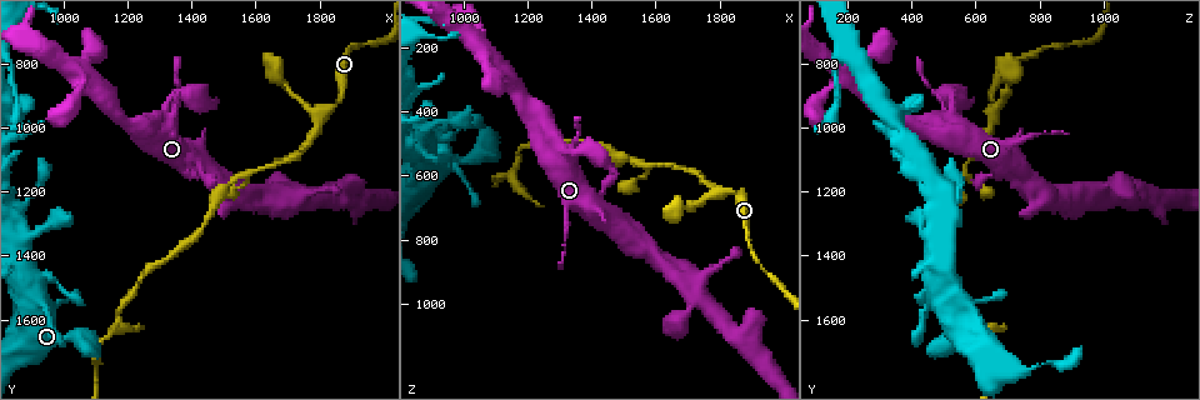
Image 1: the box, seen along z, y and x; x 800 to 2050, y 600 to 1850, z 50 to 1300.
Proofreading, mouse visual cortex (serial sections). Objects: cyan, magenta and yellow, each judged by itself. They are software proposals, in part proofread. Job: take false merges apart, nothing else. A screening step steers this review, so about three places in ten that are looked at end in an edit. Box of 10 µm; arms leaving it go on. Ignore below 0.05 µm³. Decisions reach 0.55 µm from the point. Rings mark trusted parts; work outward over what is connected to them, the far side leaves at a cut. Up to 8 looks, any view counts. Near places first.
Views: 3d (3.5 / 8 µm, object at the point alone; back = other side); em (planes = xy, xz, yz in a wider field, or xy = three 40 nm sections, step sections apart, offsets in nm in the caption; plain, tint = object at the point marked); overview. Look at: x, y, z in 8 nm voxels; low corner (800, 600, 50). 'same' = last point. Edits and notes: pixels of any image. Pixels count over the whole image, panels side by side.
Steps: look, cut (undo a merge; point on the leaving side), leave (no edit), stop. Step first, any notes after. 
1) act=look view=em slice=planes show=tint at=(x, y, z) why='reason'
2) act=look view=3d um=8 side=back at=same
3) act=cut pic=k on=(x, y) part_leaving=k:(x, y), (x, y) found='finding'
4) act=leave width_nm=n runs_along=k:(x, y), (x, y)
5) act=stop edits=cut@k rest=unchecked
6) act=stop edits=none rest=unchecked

act=look view=3d um=3.5 at=(1800, 960, 660) why='three arms meet'

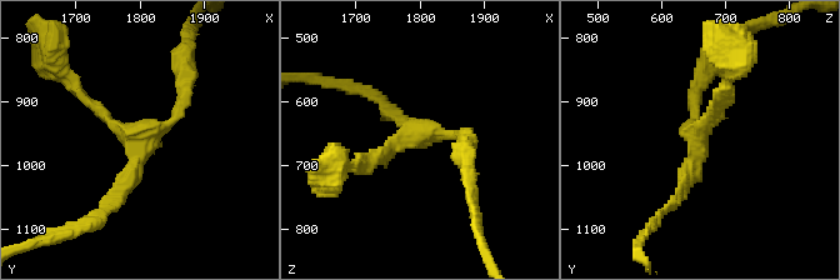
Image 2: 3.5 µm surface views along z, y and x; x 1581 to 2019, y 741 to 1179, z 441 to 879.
act=look view=em slice=xy step=2 show=tint at=(1805, 965, 655) arms=3 arm_widths_nm=150,150,200

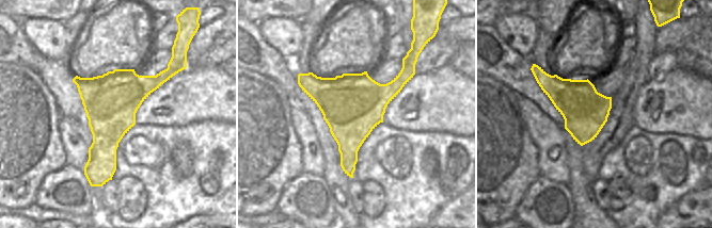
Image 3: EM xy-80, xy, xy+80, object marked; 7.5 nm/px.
act=leave runs_along=2:(185, 80), (178, 115), (135, 149), (108, 206) found='all the same cell'

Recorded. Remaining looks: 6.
act=look view=3d um=3.5 at=(1580, 1140, 560) why='calibre changes'

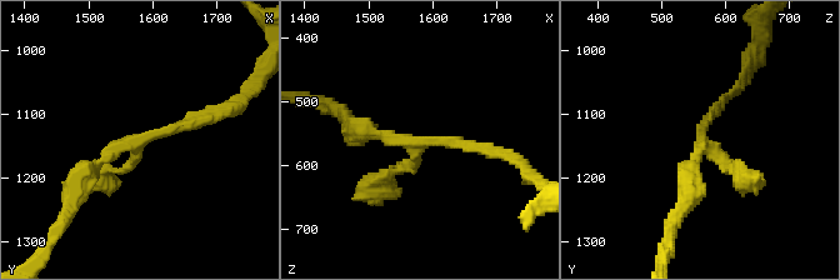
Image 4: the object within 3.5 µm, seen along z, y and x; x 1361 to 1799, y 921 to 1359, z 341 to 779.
act=leave found='all the same cell'

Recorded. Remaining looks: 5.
act=look view=3d um=3.5 at=(1140, 1650, 590) why='sharp bend'

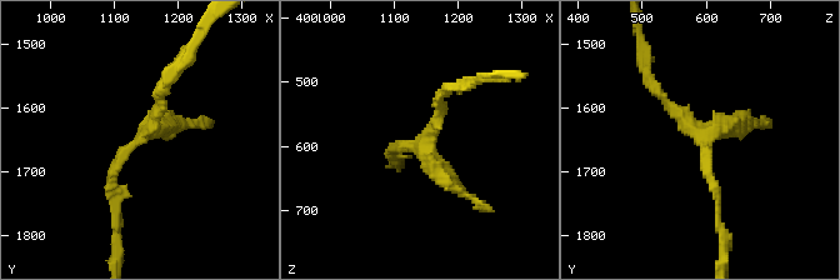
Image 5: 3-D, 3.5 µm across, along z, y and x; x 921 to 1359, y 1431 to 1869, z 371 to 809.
act=look view=em slice=planes show=tint at=(1140, 1640, 590)

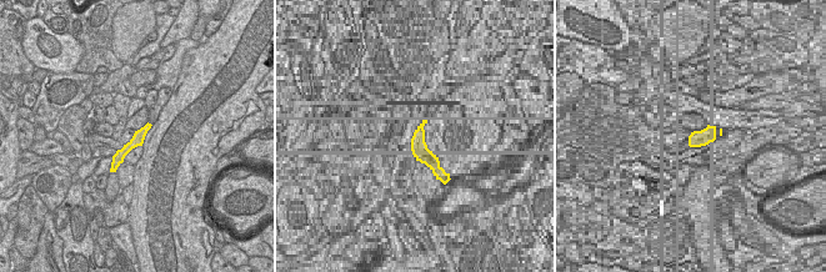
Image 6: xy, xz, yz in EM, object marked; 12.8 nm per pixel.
act=leave runs_along=5:(646, 80), (701, 134), (761, 123) found='continuous, no second cell'

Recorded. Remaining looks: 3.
act=stop edits=none rest=unchecked

